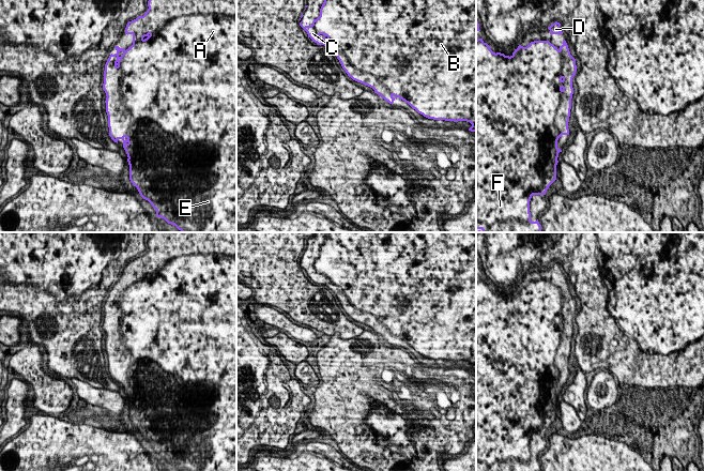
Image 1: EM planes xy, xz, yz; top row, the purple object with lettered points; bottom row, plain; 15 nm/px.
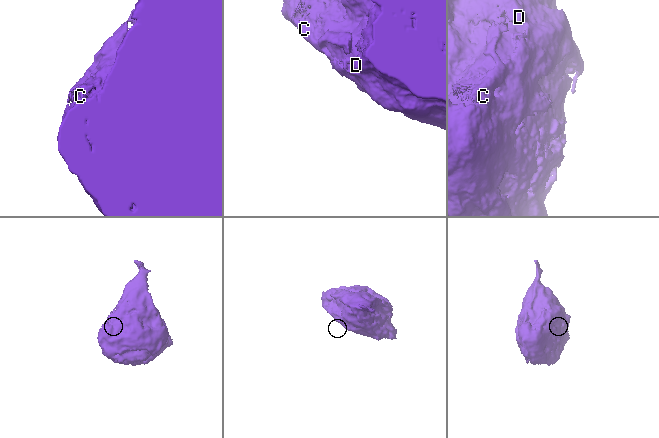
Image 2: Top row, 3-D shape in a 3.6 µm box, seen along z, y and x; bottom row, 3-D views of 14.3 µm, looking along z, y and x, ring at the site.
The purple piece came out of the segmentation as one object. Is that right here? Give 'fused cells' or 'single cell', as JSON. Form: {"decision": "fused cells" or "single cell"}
{"decision": "fused cells"}

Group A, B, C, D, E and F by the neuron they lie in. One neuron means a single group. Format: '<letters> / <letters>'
A B D E F / C

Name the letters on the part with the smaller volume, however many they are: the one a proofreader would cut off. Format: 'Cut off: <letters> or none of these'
Cut off: C

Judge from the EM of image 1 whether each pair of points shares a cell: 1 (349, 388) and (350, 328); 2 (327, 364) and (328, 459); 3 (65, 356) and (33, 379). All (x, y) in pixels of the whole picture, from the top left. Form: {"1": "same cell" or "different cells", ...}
{"1": "different cells", "2": "different cells", "3": "different cells"}

